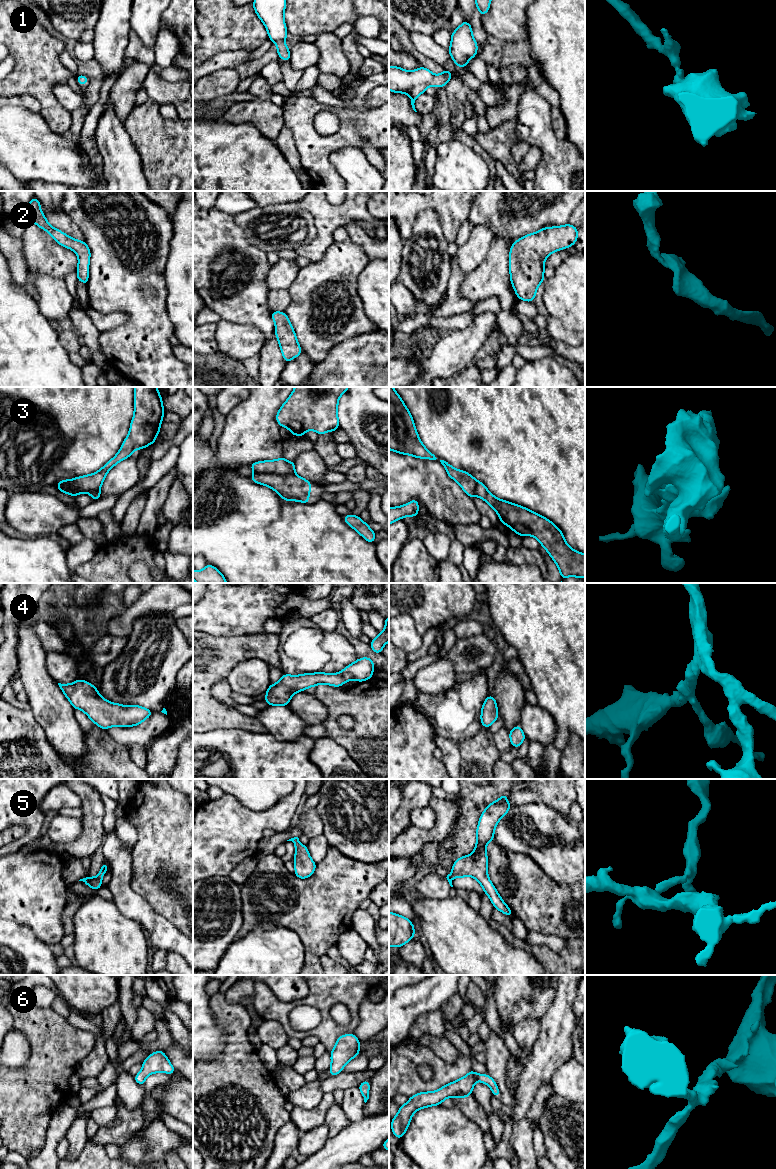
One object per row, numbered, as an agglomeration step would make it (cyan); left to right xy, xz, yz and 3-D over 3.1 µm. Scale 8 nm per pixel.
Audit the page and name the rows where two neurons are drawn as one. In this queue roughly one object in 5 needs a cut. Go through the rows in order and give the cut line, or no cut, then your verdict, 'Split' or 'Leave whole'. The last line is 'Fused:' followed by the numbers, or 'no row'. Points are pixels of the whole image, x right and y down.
1: No split. Leave whole
2: No split. Leave whole
3: Split along xz (254, 472), (270, 472), (282, 475), (294, 474). Split
4: No split. Leave whole
5: No split. Leave whole
6: No split. Leave whole
Fused: 3

